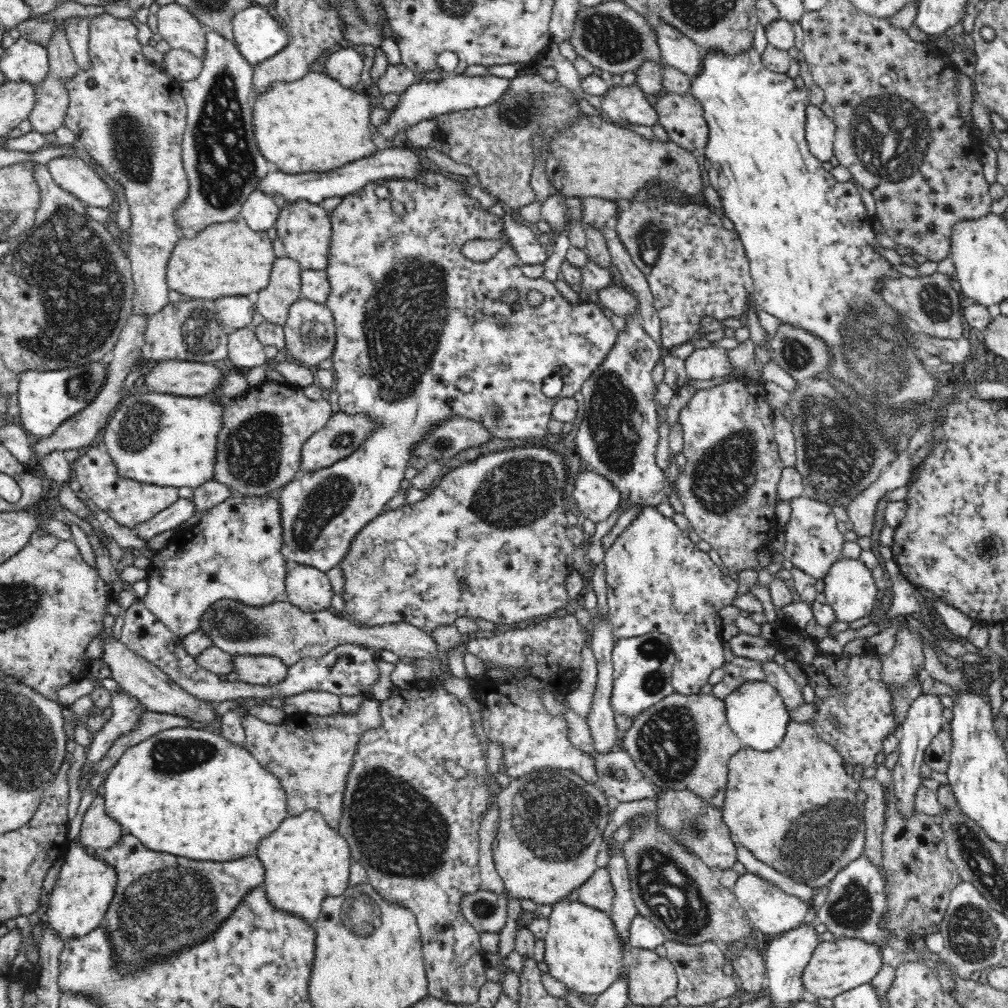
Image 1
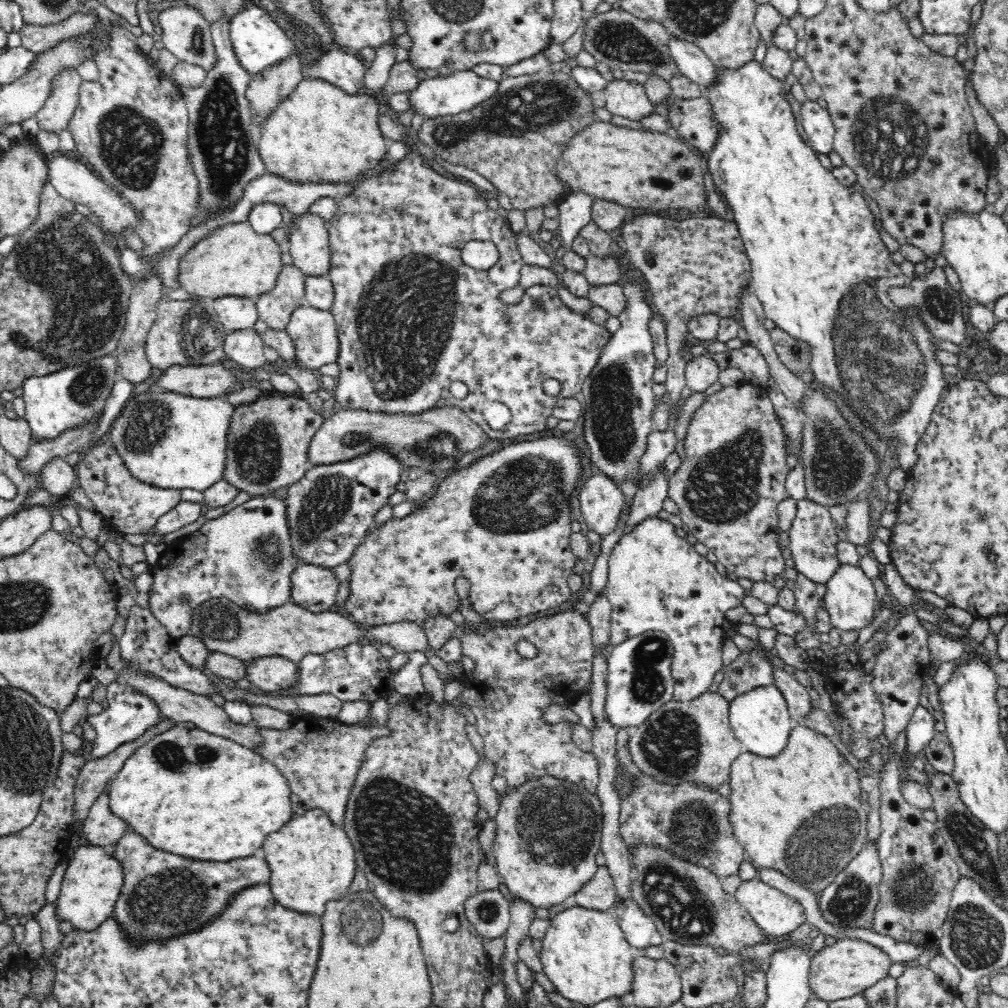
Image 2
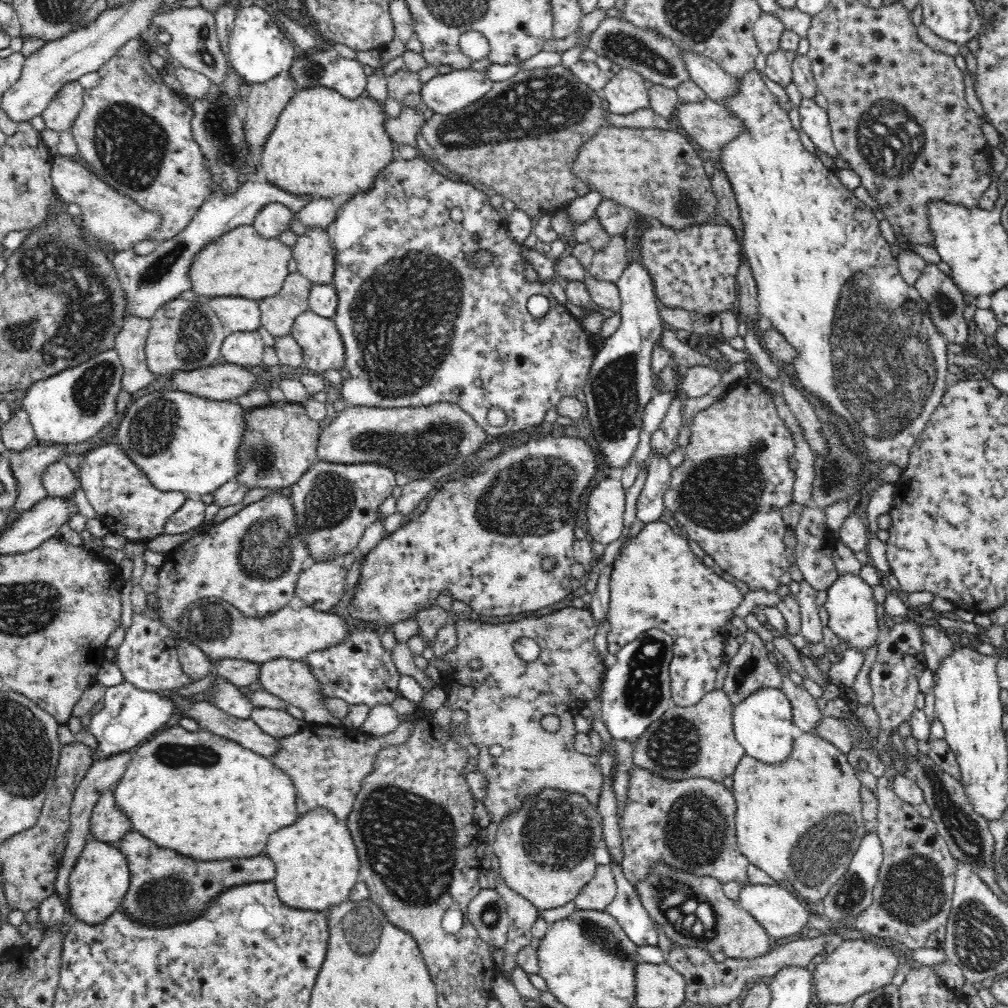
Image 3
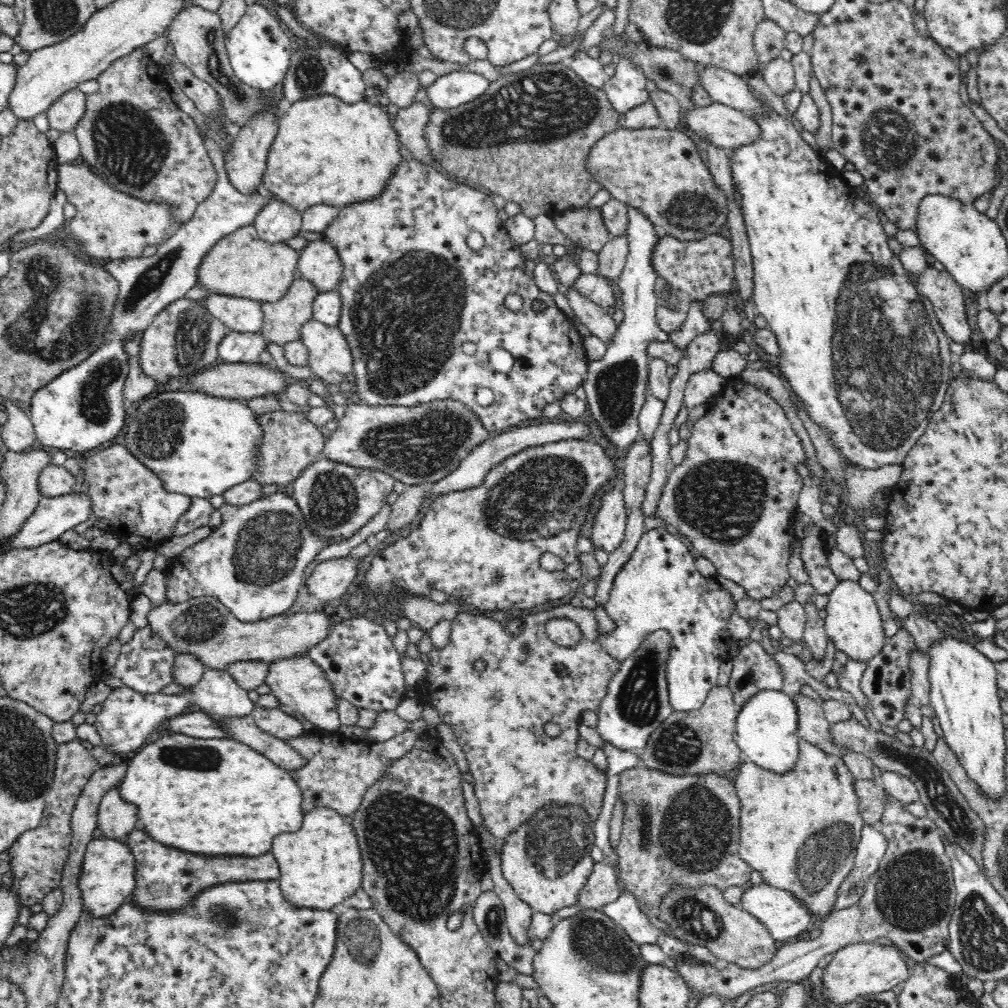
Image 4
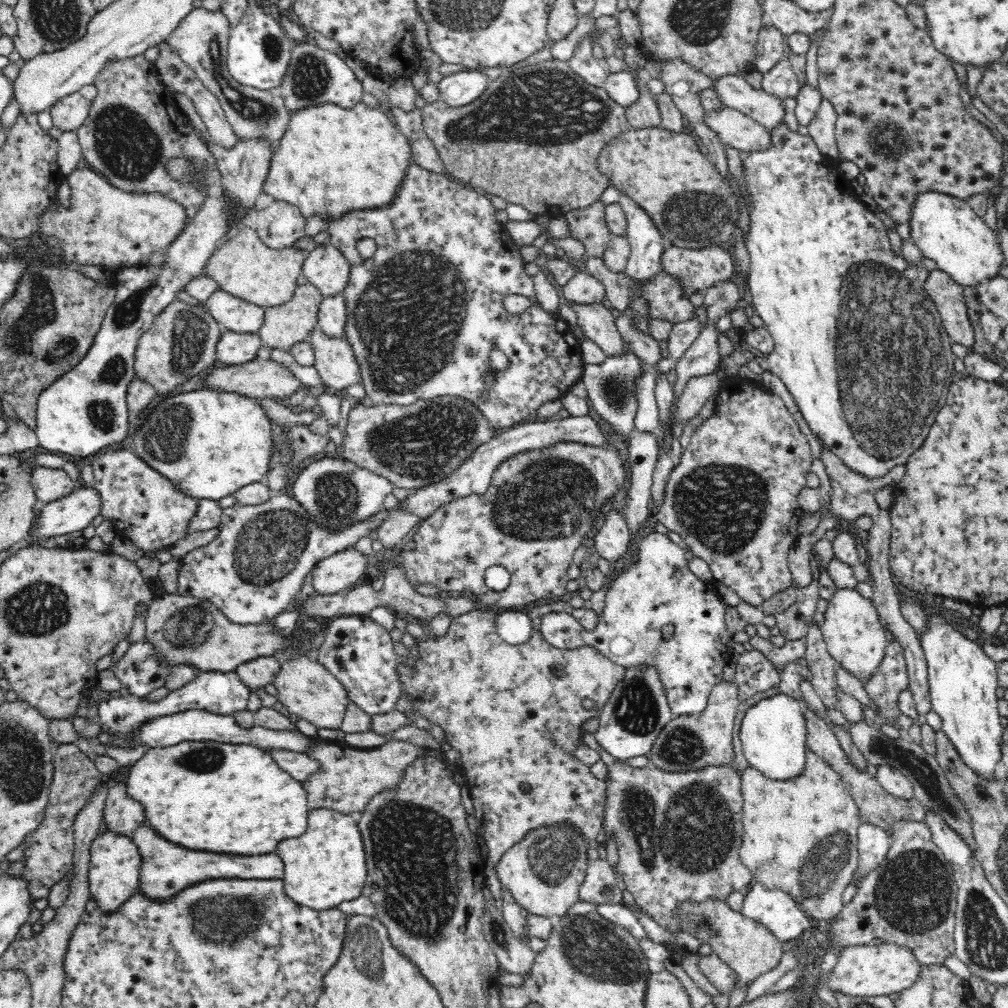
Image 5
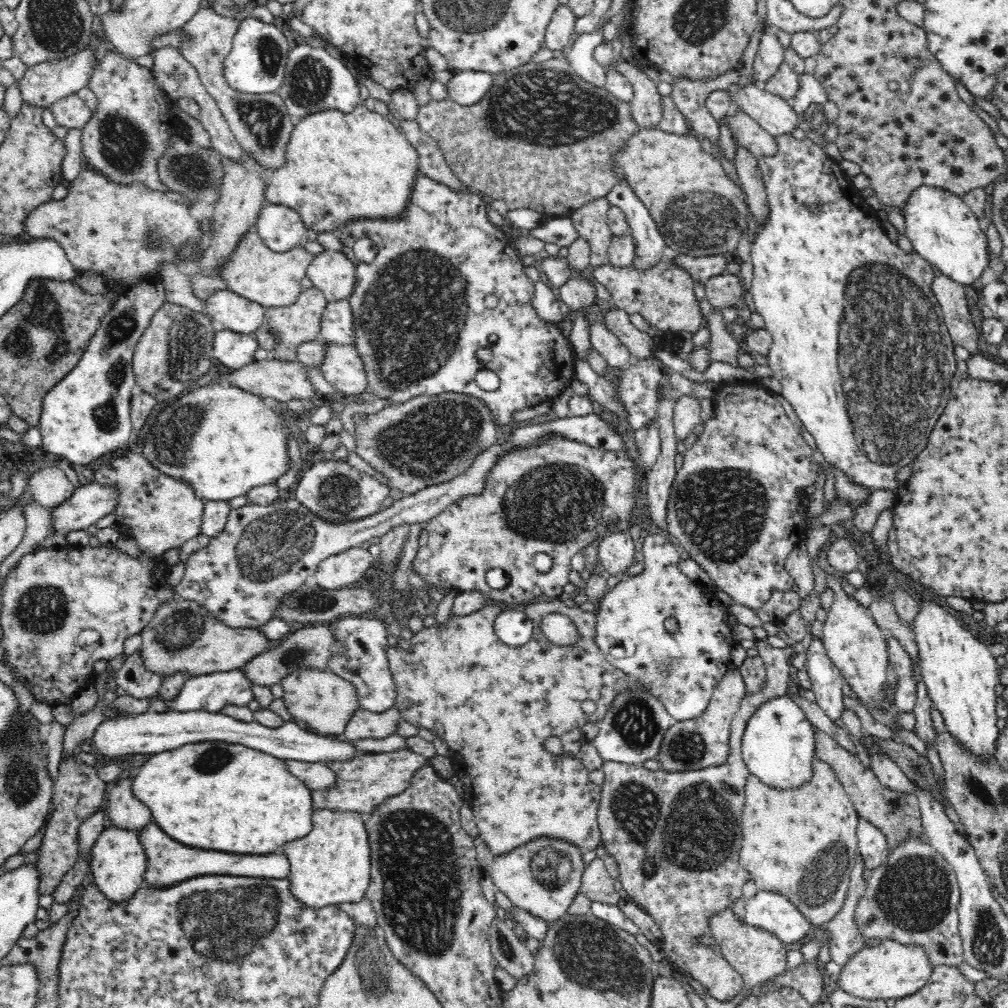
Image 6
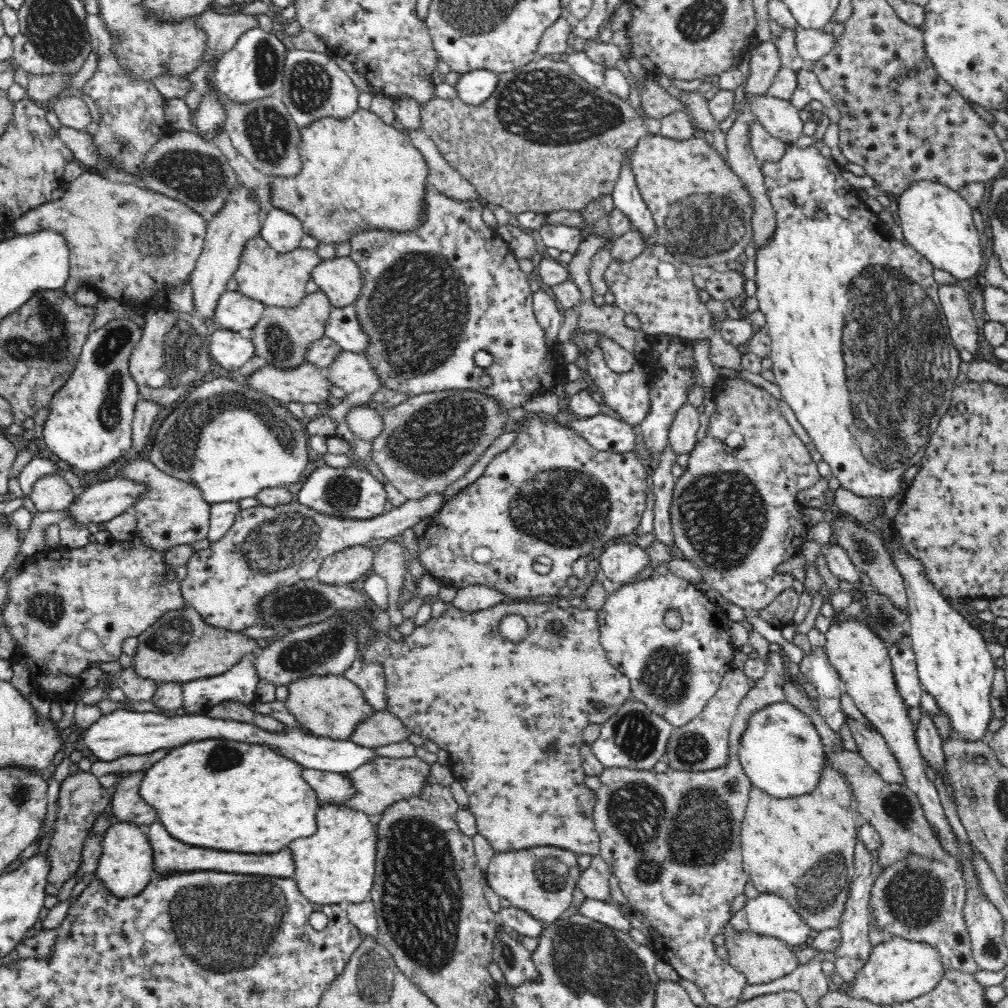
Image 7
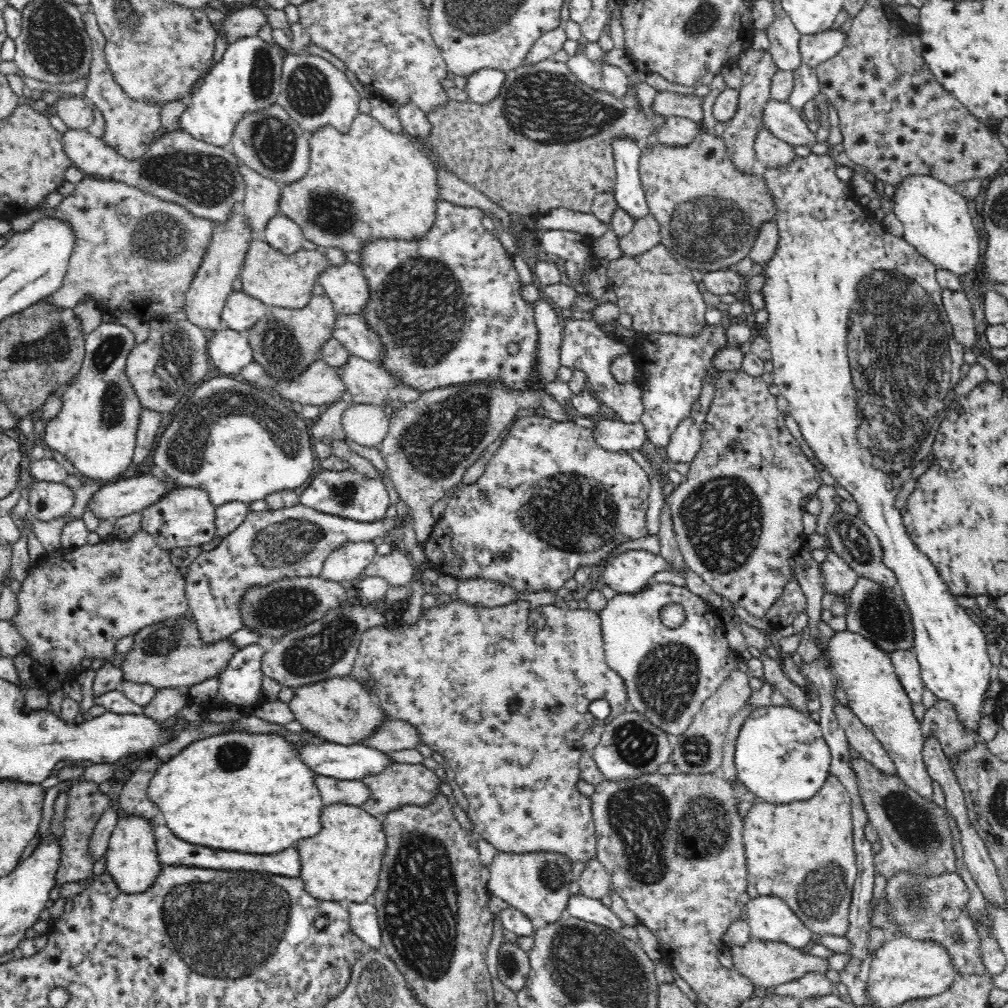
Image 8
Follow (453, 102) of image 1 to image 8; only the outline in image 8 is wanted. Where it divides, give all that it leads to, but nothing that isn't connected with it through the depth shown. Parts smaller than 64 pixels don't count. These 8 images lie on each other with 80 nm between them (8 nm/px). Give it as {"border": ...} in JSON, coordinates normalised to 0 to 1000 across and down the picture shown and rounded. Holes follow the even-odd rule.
{"border":[[[478,68],[464,76],[461,86],[465,100],[470,102],[486,102],[494,97],[502,81],[502,73],[498,69]]]}

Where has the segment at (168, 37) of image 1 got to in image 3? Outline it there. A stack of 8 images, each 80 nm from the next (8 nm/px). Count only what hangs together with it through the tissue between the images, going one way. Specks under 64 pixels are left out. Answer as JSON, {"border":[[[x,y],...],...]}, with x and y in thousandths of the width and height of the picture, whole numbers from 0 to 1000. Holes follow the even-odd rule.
{"border":[[[181,6],[175,10],[159,13],[152,20],[152,24],[155,28],[165,30],[169,34],[171,40],[165,47],[178,65],[200,73],[212,85],[220,85],[226,79],[229,68],[216,38],[213,18],[213,13],[202,9],[200,6]]]}

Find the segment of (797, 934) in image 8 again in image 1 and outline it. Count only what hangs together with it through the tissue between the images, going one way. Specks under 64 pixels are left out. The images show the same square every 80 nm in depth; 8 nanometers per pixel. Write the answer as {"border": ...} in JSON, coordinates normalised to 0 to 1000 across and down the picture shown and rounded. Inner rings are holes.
{"border":[[[741,865],[737,869],[732,870],[726,884],[745,917],[758,927],[775,928],[787,921],[792,921],[797,917],[798,909],[802,905],[802,900],[798,895],[778,886],[746,865]]]}

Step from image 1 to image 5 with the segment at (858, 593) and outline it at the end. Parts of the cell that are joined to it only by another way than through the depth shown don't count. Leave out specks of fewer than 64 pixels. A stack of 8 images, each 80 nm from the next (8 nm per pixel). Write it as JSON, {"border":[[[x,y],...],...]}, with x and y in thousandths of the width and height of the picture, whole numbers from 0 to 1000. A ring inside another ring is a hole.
{"border":[[[831,584],[829,591],[820,600],[818,617],[814,622],[819,645],[833,663],[841,666],[857,682],[867,673],[882,639],[869,603],[864,594],[855,593],[847,584]]]}

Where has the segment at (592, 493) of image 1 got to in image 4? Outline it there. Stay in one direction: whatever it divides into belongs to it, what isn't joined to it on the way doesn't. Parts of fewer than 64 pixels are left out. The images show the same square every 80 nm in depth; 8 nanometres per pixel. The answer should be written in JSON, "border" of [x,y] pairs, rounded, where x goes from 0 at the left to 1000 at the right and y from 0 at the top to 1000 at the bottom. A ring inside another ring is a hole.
{"border":[[[616,485],[599,487],[586,531],[589,546],[598,546],[603,551],[611,548],[619,536],[621,523],[622,512]]]}

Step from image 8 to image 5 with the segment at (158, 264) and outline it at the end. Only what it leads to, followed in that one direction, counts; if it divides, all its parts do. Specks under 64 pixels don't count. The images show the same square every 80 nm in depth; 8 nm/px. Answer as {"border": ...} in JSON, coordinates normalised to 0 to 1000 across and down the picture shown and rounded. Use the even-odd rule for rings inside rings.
{"border":[[[84,163],[68,173],[65,178],[70,187],[67,202],[52,201],[51,205],[39,215],[36,230],[56,236],[56,240],[63,250],[64,258],[69,262],[101,265],[109,277],[124,266],[147,263],[149,254],[155,249],[165,250],[171,239],[186,227],[190,218],[181,202],[170,198],[164,192],[125,190],[115,187],[105,176],[98,174]]]}

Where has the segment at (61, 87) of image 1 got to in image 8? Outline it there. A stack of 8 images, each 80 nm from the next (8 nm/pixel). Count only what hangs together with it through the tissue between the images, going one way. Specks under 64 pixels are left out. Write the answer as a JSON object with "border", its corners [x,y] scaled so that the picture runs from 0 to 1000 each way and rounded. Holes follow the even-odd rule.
{"border":[[[81,95],[58,99],[56,109],[70,129],[86,129],[93,122],[92,105]]]}

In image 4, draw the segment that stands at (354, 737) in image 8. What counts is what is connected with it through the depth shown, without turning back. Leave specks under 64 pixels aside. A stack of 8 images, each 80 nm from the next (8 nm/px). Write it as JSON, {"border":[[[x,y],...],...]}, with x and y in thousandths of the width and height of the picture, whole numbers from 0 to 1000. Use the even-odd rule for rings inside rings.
{"border":[[[305,649],[283,653],[277,657],[271,656],[267,661],[264,680],[270,684],[278,697],[287,700],[294,707],[300,708],[303,714],[308,714],[321,725],[333,725],[337,722],[334,694],[337,693],[331,686],[331,680],[323,674],[321,665],[315,661]]]}

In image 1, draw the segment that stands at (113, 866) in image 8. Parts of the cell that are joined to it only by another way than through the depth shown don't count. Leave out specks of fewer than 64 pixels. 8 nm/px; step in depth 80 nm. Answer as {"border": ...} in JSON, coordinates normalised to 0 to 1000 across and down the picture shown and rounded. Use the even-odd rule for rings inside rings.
{"border":[[[71,834],[63,848],[65,855],[62,858],[54,885],[49,889],[48,903],[44,907],[49,920],[62,932],[83,929],[103,917],[116,878],[113,860],[95,849],[93,843]]]}

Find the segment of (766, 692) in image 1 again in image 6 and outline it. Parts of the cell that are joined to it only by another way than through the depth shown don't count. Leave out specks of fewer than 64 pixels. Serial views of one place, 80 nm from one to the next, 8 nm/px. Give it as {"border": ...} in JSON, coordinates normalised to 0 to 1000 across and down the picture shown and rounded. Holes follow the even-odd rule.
{"border":[[[782,689],[759,696],[742,714],[735,736],[735,749],[743,767],[760,781],[772,785],[793,783],[807,769],[808,717]]]}

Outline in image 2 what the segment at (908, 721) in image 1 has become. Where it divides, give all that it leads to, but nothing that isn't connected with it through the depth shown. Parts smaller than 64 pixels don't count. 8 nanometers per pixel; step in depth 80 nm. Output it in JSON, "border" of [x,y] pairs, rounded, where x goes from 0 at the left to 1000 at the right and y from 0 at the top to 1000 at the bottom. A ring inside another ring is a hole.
{"border":[[[913,699],[909,701],[898,722],[900,730],[898,745],[901,746],[904,752],[907,752],[907,748],[911,748],[927,732],[929,728],[929,725],[927,725],[928,716],[929,714],[919,702]]]}

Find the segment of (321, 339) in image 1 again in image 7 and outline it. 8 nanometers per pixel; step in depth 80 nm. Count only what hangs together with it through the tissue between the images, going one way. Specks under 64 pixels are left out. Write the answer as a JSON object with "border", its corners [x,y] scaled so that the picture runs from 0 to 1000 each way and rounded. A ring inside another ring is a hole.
{"border":[[[337,349],[323,370],[332,383],[343,387],[347,401],[364,402],[375,387],[381,386],[380,379],[367,358],[353,349]]]}

